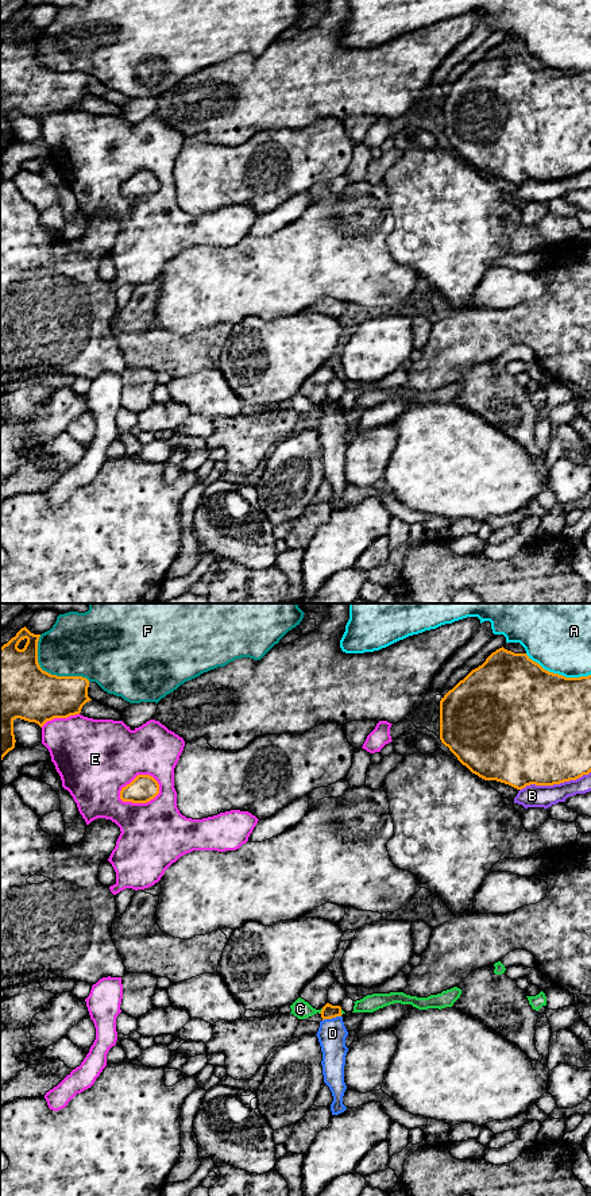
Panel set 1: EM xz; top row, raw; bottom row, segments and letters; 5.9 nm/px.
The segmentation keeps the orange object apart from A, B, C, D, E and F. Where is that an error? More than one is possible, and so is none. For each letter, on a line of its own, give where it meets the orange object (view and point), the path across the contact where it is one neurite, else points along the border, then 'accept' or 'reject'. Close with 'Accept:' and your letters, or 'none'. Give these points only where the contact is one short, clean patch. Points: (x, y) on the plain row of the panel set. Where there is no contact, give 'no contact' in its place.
A: xz (557, 69) | reject
B: xz (555, 178) | reject
C: xz (321, 406) | reject
D: xz (331, 413) | across xz (328, 406), (331, 413), (332, 428) | accept
E: xz (142, 197) | reject
F: xz (47, 68) | reject
Accept: D

